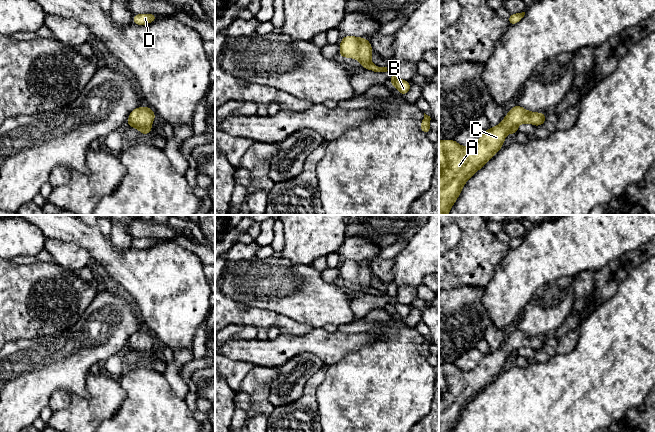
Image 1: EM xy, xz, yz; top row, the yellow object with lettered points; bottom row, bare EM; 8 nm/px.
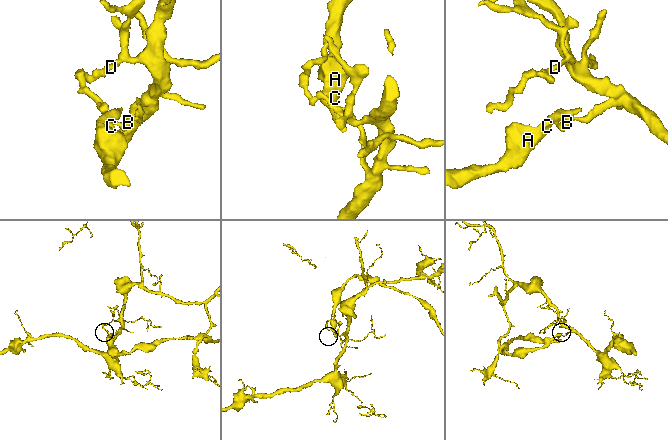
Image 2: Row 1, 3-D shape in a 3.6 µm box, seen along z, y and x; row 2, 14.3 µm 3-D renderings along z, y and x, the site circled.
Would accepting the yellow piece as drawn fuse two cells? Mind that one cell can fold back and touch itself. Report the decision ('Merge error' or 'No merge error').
Merge error

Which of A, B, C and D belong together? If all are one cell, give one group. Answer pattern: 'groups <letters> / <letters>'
groups A C / B D

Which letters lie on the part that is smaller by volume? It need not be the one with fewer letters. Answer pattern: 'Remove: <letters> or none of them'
Remove: A, C

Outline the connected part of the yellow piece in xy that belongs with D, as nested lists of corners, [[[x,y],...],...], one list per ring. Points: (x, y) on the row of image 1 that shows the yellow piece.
[[[137,14],[133,15],[132,22],[136,25],[145,25],[157,20],[156,14]]]

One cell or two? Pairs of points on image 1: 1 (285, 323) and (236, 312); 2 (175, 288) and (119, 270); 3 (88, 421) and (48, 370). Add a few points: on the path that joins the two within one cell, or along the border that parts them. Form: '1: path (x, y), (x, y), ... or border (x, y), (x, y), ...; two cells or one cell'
1: path (273, 319), (248, 316); one cell
2: path (161, 280), (133, 271); one cell
3: border (85, 377), (86, 395), (69, 395); two cells

